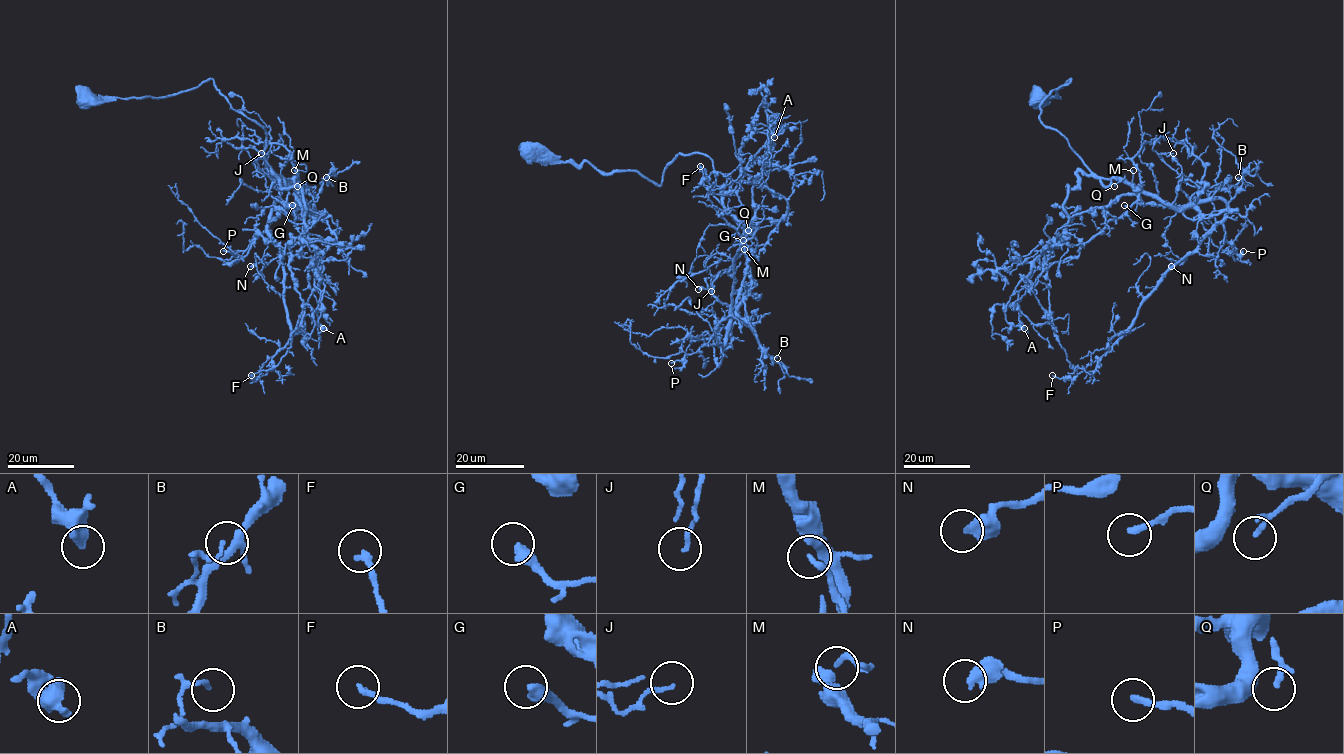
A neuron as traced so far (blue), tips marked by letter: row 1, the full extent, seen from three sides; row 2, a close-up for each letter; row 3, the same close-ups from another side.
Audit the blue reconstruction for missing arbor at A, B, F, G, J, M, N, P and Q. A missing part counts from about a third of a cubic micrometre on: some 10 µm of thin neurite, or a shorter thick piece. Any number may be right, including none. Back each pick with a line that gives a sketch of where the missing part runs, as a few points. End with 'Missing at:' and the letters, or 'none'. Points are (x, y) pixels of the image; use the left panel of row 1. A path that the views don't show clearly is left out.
G: course (292, 205), (271, 183), (249, 198), (243, 196)
Missing at: G

